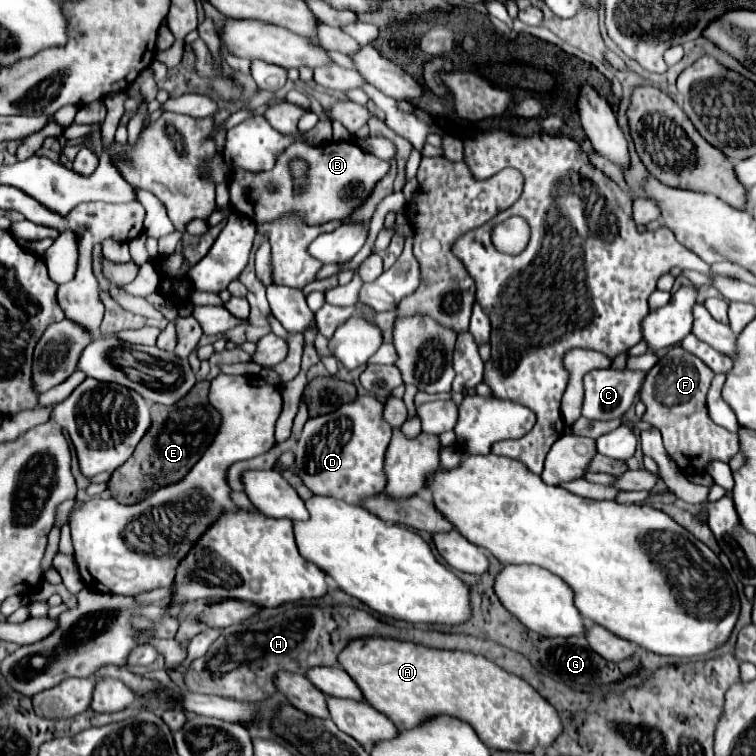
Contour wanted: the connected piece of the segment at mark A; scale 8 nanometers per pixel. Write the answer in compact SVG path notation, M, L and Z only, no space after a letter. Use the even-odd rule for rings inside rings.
M366 637L350 643L338 661L358 683L366 701L402 729L414 729L432 717L450 715L472 725L492 751L514 753L534 753L536 747L548 749L562 735L558 711L538 691L480 655Z

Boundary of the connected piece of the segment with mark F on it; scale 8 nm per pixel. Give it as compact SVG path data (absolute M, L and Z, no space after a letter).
M674 345L648 371L640 389L640 399L646 405L642 421L664 429L664 449L684 475L700 475L712 461L728 463L738 453L738 437L708 417L706 391L712 377L714 371L710 367L680 345Z

